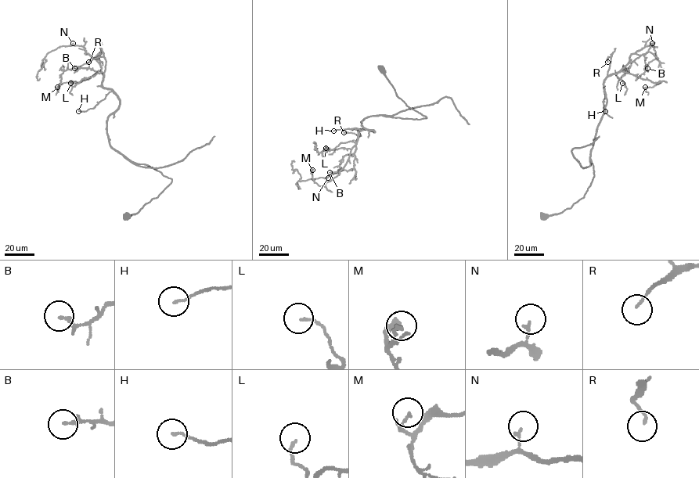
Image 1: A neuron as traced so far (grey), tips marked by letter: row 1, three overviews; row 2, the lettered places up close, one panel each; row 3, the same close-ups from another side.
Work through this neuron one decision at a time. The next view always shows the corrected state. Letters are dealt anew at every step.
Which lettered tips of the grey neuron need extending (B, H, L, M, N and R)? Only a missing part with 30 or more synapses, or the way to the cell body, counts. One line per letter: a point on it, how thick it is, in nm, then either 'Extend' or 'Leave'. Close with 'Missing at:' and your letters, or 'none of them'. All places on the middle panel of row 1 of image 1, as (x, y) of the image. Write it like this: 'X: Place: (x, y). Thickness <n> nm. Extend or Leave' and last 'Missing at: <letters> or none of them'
B: Place: (329, 172). Thickness 160 nm. Leave
H: Place: (333, 131). Thickness 100 nm. Leave
L: Place: (326, 148). Thickness 120 nm. Leave
M: Place: (312, 170). Thickness 100 nm. Leave
N: Place: (328, 177). Thickness 120 nm. Leave
R: Place: (344, 132). Thickness 110 nm. Leave
Missing at: none of them

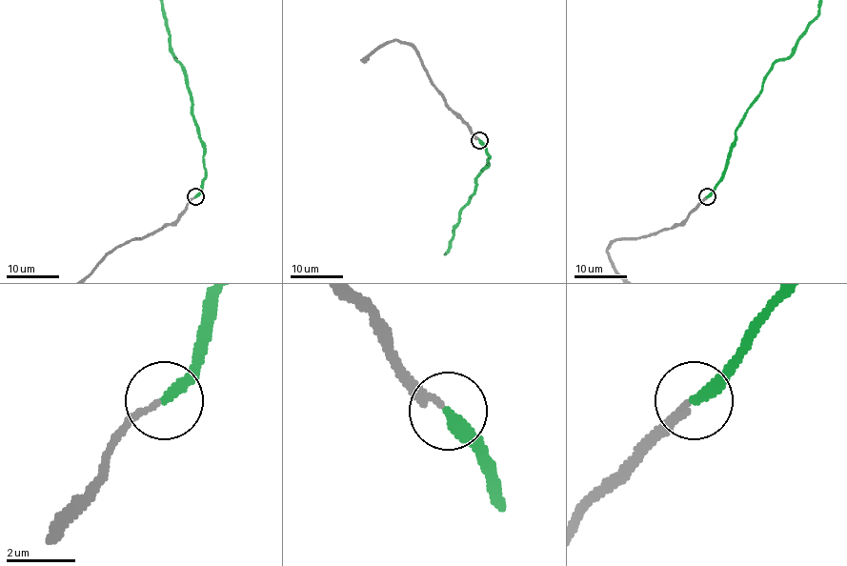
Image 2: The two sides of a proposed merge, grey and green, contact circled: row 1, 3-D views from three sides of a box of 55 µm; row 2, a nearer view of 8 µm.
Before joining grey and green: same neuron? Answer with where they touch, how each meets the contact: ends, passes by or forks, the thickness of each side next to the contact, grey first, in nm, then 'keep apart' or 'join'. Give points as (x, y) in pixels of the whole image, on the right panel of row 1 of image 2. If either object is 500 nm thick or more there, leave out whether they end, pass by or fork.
(707, 196) | grey ends | green ends | 200/320 nm | join

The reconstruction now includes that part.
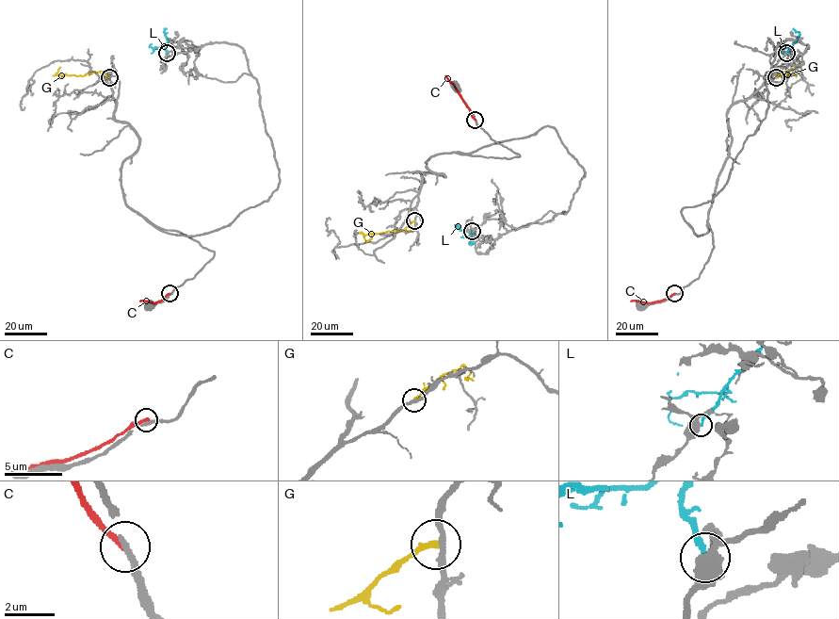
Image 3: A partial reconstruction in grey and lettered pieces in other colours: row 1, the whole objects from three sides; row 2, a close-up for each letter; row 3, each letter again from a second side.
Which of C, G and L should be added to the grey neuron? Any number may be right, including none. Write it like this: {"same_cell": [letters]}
{"same_cell": []}

